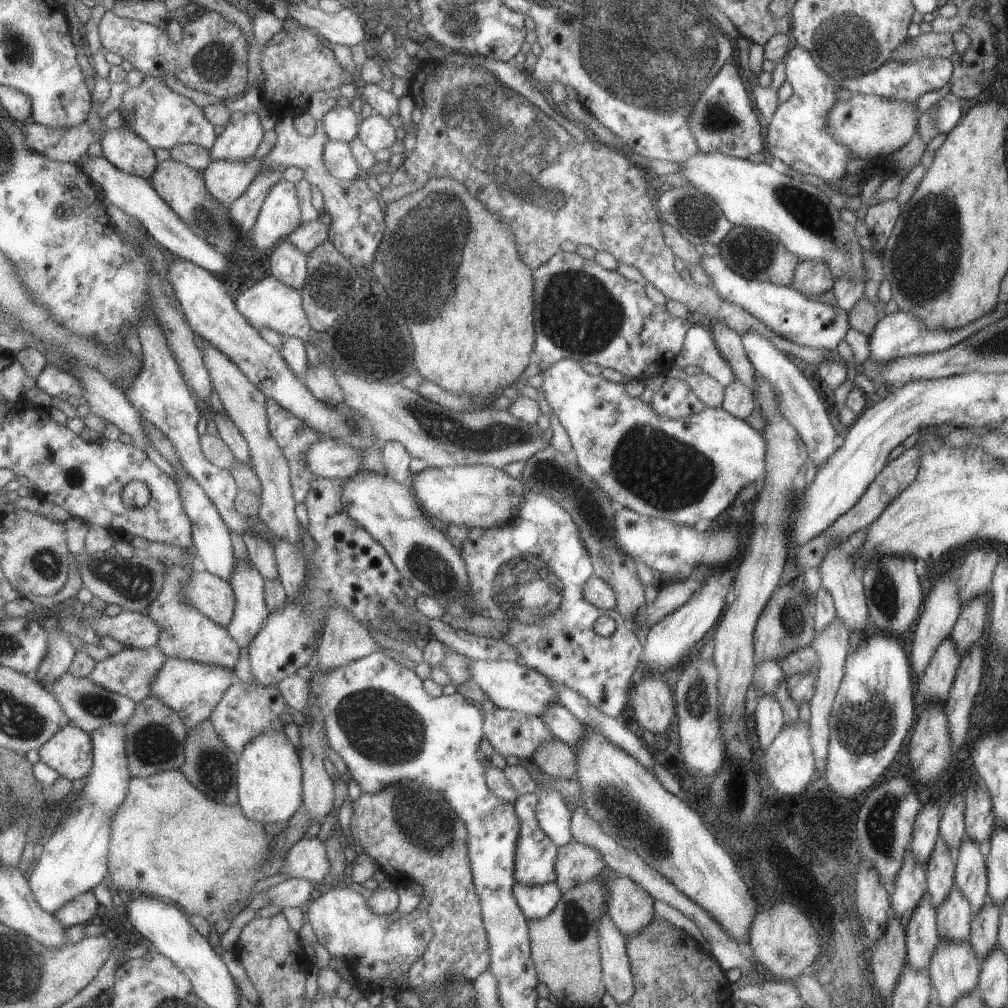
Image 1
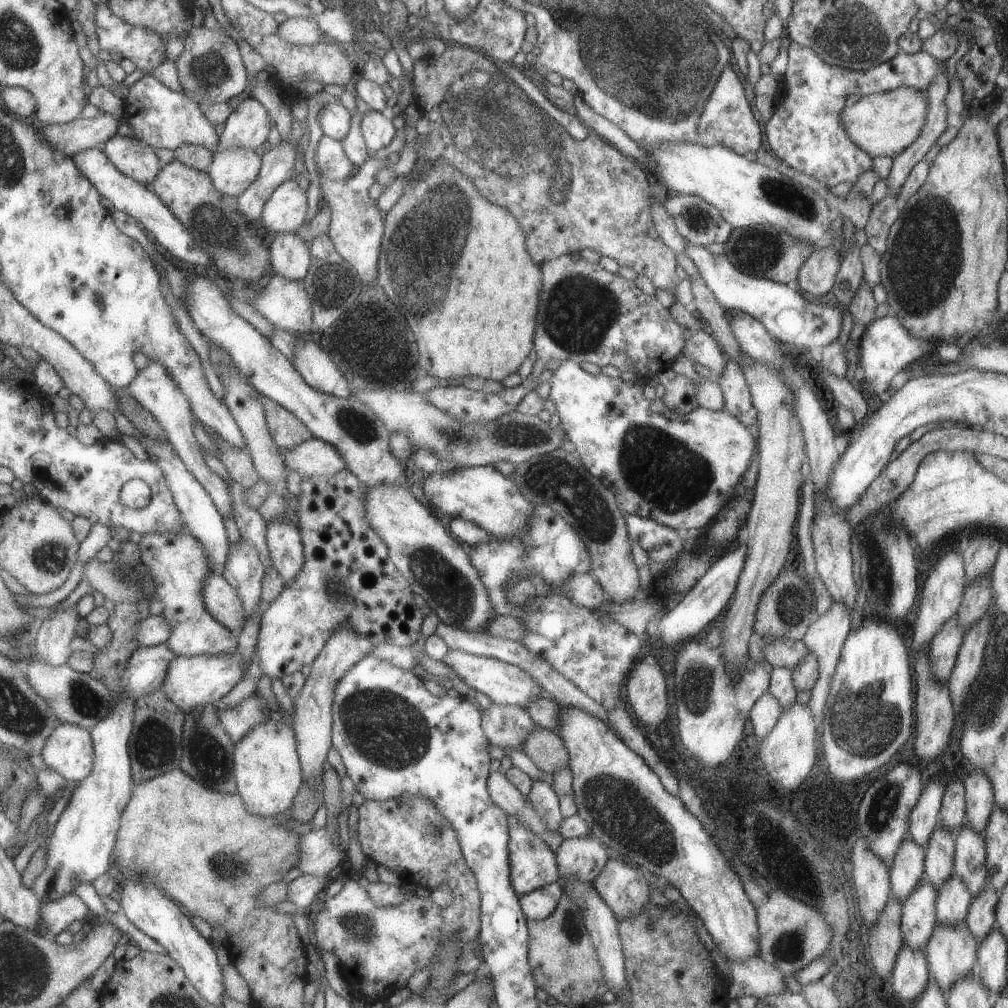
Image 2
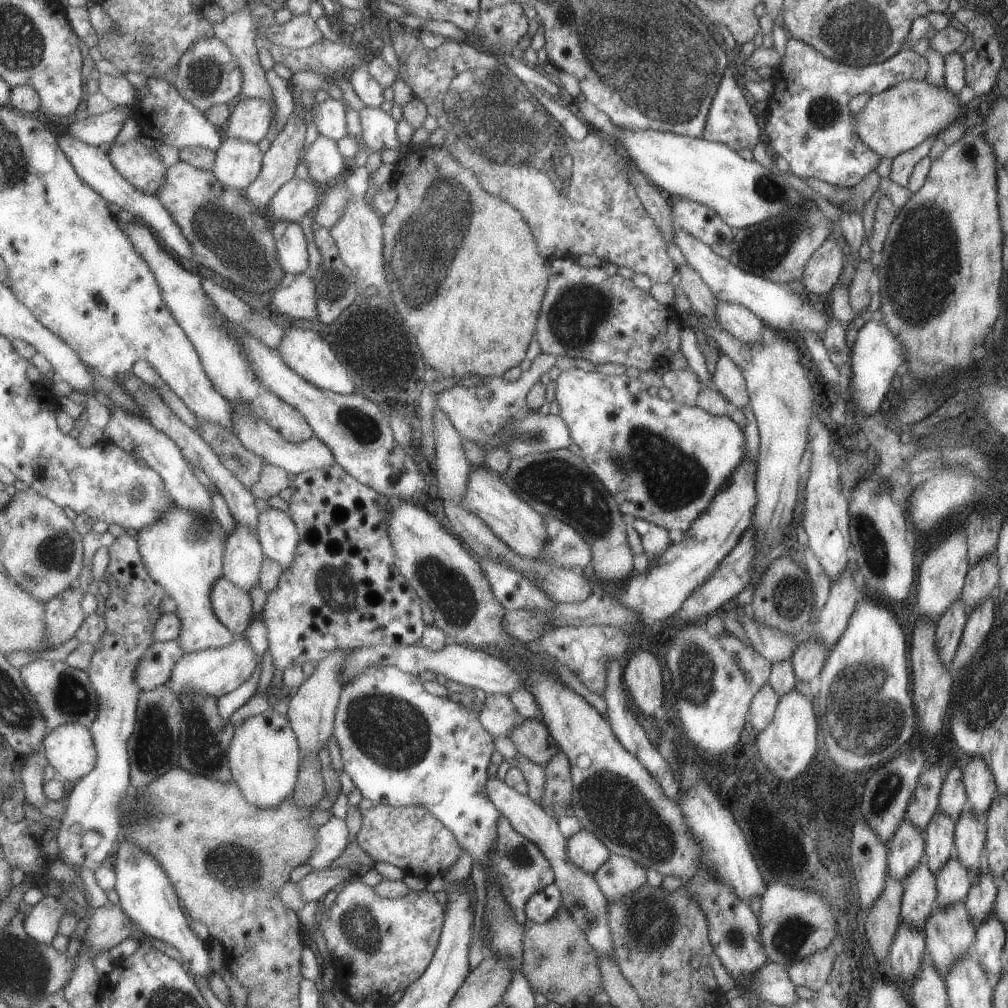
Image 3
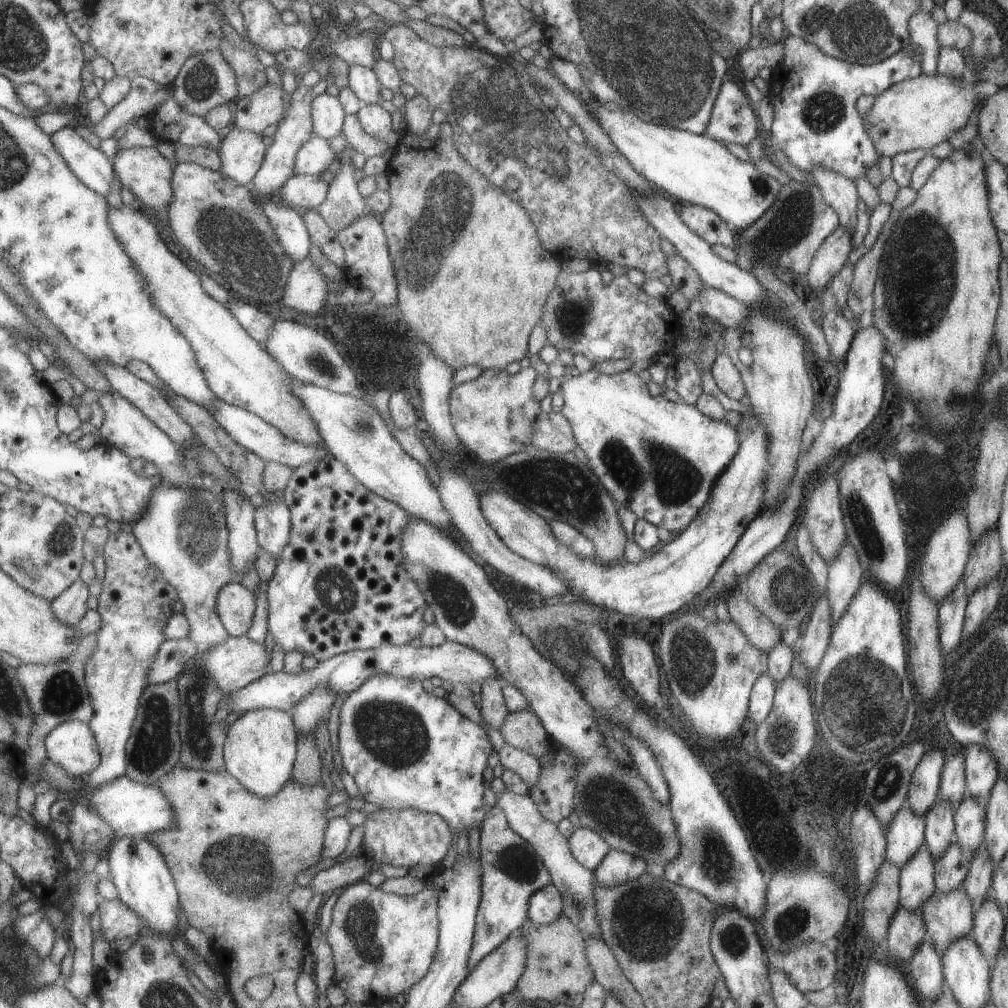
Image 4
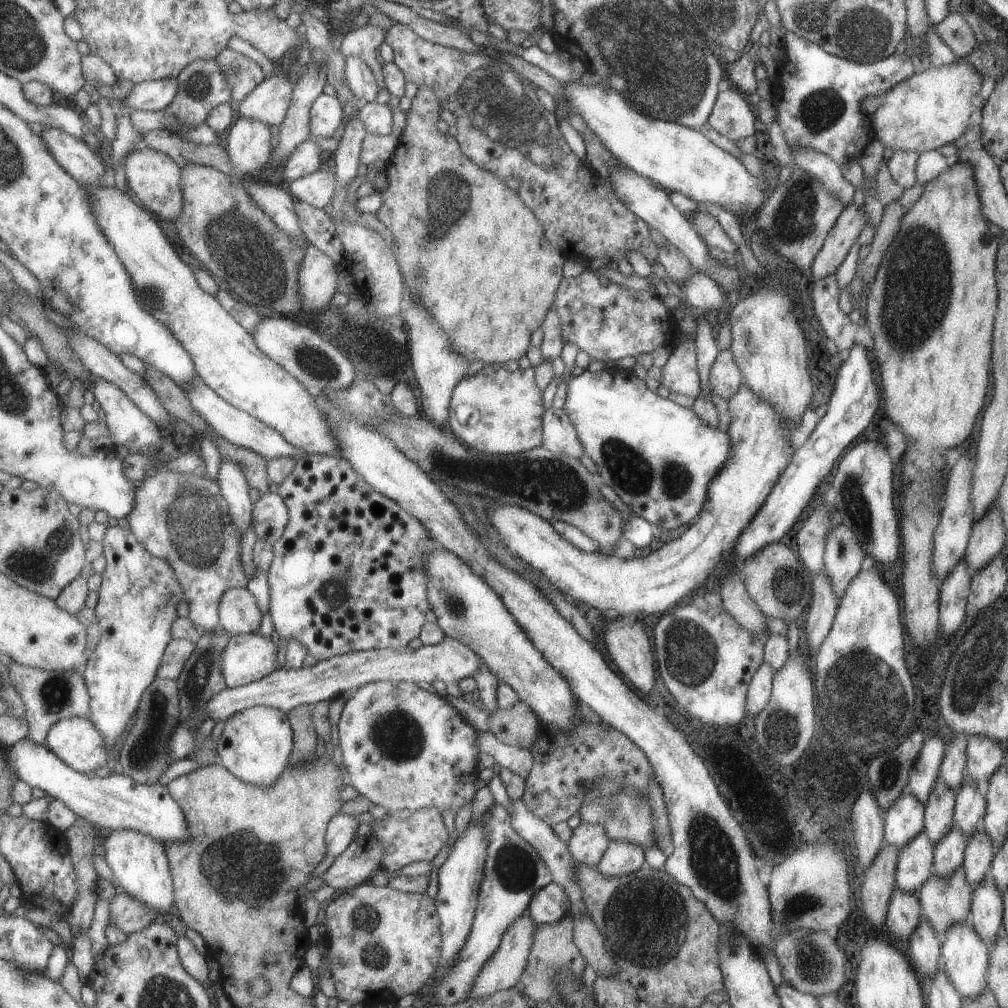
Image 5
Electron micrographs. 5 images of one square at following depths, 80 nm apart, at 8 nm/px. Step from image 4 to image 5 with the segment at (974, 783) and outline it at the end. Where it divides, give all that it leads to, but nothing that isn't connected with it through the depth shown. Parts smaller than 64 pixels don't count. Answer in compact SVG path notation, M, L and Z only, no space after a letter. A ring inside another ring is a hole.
M971 736L966 740L966 764L964 774L975 784L988 781L989 776L1004 762L1004 746L989 740L987 736Z

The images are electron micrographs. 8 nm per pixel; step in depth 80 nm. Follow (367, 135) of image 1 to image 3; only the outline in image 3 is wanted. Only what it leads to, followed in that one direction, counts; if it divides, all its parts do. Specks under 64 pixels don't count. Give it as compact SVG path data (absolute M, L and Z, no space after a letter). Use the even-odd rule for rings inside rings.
M365 106L359 111L361 137L367 150L383 151L399 148L399 140L395 134L396 122L390 114L381 108Z

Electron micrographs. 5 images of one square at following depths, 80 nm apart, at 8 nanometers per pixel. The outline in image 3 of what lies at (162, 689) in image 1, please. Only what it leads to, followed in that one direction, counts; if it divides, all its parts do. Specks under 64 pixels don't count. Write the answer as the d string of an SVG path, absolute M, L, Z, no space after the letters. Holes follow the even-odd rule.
M235 640L233 644L223 648L186 653L173 670L170 686L179 698L195 690L197 694L209 694L209 696L221 699L240 688L241 684L245 684L255 674L258 667L260 667L259 654L253 650L248 640Z

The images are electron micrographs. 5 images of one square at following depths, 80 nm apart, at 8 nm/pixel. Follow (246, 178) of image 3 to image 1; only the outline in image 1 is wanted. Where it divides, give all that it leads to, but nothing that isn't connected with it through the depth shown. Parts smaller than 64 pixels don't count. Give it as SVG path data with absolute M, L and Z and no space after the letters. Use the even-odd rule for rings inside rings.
M255 157L240 163L214 160L204 171L204 177L212 195L226 205L230 205L248 191L261 170L262 159Z

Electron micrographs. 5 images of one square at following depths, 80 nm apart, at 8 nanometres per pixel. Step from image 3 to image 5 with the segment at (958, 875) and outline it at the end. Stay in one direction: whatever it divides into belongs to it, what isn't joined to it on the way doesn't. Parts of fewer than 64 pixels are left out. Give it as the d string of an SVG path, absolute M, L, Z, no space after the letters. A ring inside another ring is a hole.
M955 826L949 828L947 836L933 848L932 874L939 878L953 876L957 868L962 868L965 856L966 836Z

